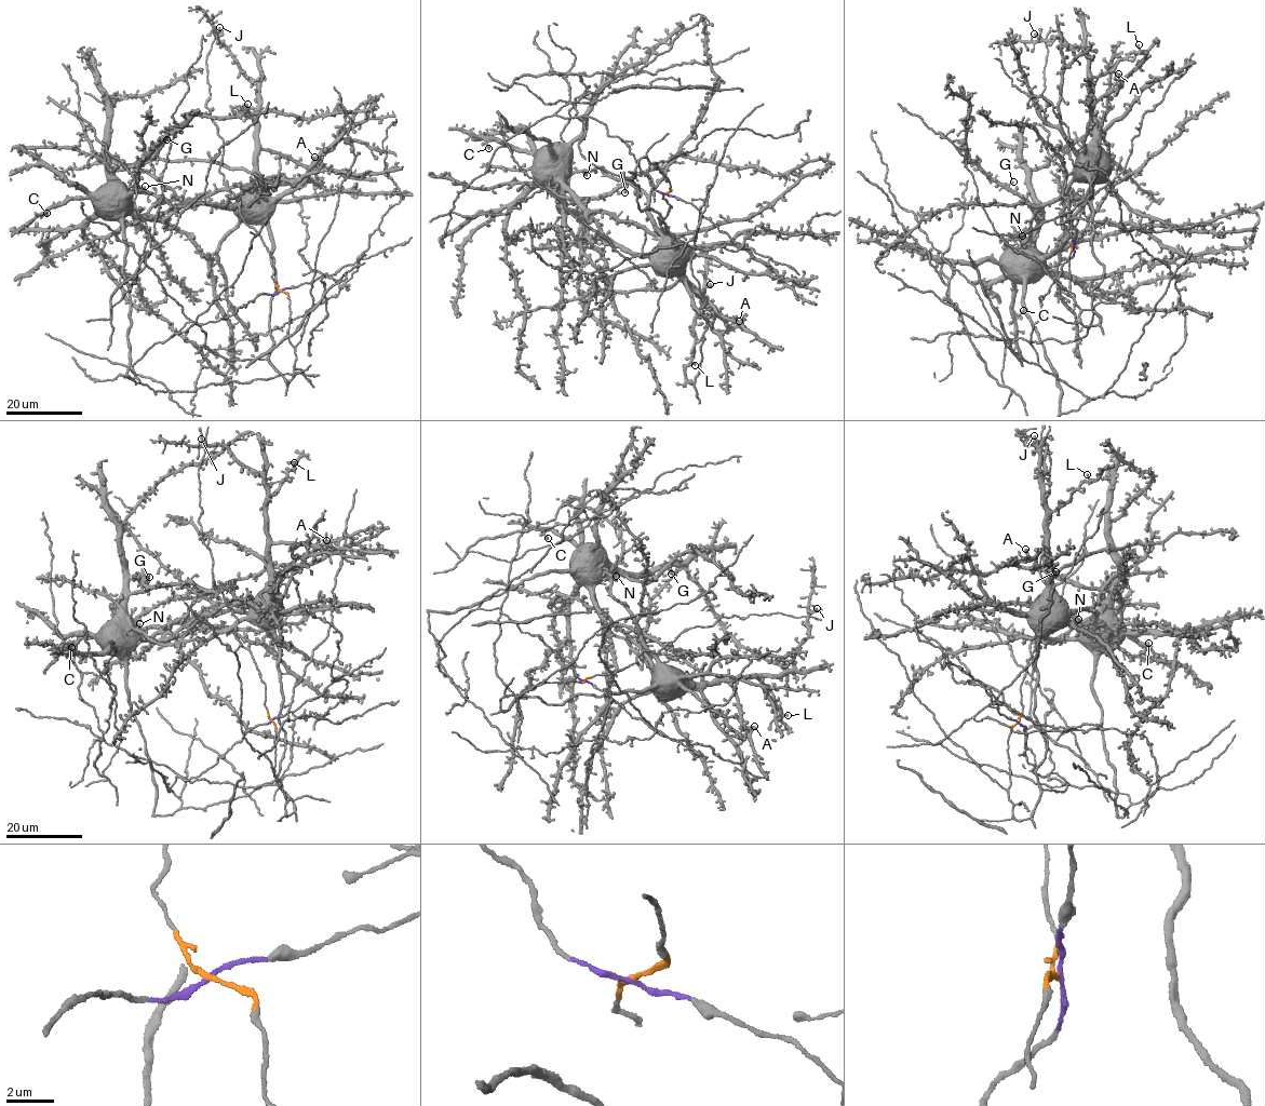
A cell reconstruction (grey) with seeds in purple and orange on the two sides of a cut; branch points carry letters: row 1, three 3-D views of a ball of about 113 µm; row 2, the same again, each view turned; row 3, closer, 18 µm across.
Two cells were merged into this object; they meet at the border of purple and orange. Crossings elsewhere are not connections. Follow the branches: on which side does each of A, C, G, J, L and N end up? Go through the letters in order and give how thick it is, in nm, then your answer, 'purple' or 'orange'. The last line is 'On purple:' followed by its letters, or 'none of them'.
A: 460 nm | orange
C: 400 nm | purple
G: 360 nm | purple
J: 300 nm | orange
L: 240 nm | orange
N: 360 nm | orange
On purple: C, G

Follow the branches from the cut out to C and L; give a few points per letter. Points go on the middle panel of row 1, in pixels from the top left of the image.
C: (665, 193), (590, 117), (548, 117), (502, 145), (499, 112), (552, 154), (488, 149)
L: (665, 193), (669, 181), (641, 158), (628, 178), (640, 188), (638, 208), (659, 214), (702, 301), (696, 365)

